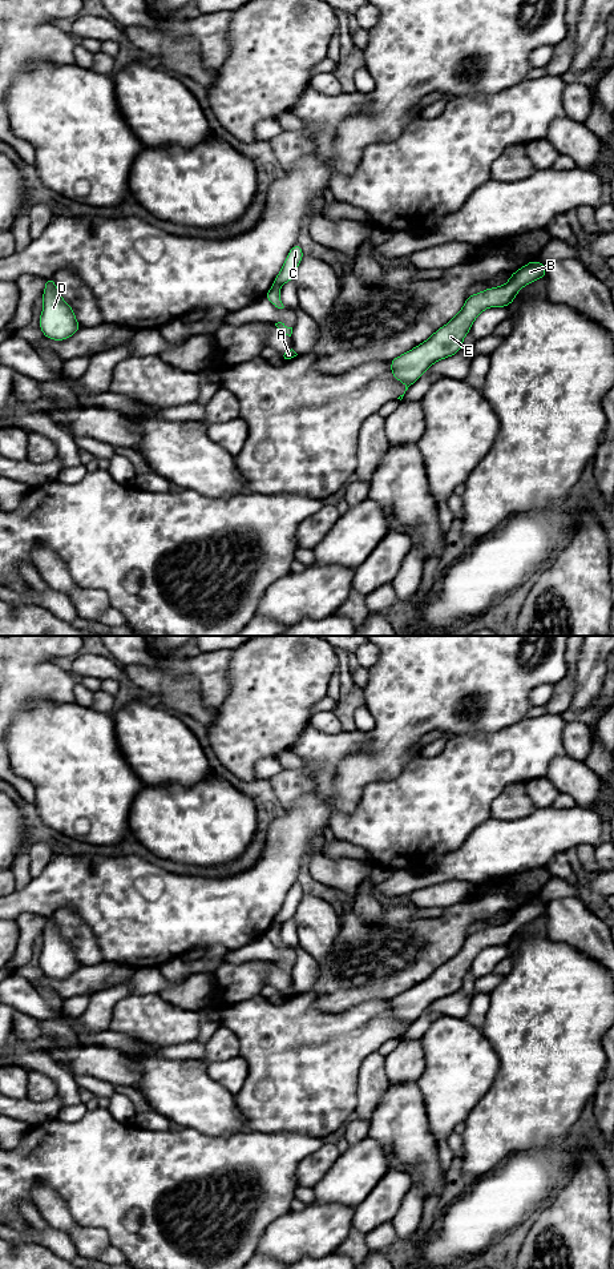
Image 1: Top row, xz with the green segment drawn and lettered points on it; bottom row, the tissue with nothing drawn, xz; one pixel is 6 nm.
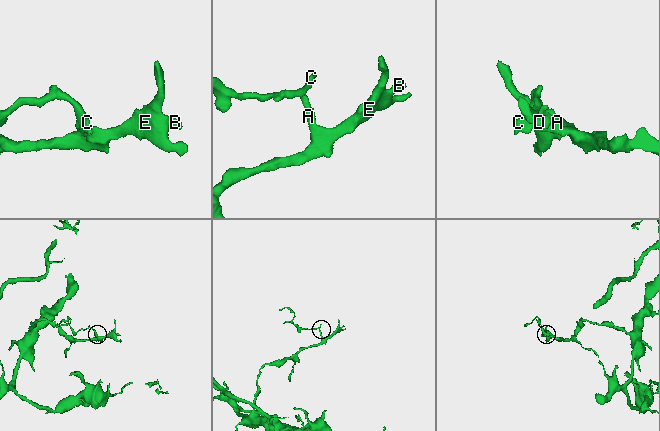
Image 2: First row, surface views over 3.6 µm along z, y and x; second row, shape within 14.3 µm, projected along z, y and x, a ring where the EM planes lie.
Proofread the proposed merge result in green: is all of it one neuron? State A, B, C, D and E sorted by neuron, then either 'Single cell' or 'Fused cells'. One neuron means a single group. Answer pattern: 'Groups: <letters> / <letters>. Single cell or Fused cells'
Groups: A B E / C D. Fused cells

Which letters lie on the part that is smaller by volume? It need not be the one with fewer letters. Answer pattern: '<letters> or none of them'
C, D

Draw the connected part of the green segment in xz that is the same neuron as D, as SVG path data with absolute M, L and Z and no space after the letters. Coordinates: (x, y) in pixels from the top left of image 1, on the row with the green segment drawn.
M53 278L45 279L41 298L43 311L39 326L44 337L53 341L65 341L81 329L73 309L62 299Z

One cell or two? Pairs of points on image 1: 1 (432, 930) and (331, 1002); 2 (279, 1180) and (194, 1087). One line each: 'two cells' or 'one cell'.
1: one cell
2: two cells

